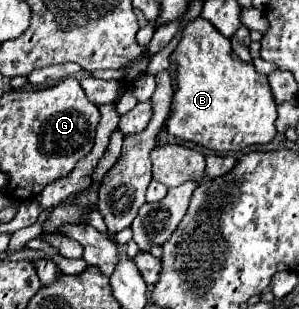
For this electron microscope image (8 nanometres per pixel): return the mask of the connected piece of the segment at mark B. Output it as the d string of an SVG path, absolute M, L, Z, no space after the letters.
M202 16L190 20L182 30L182 38L176 50L170 56L170 62L176 64L176 92L172 96L170 118L166 122L166 130L182 140L200 144L210 150L240 150L252 144L266 144L274 138L276 128L276 104L268 86L268 78L258 74L252 64L234 58L232 44L226 36L222 36L208 20Z

